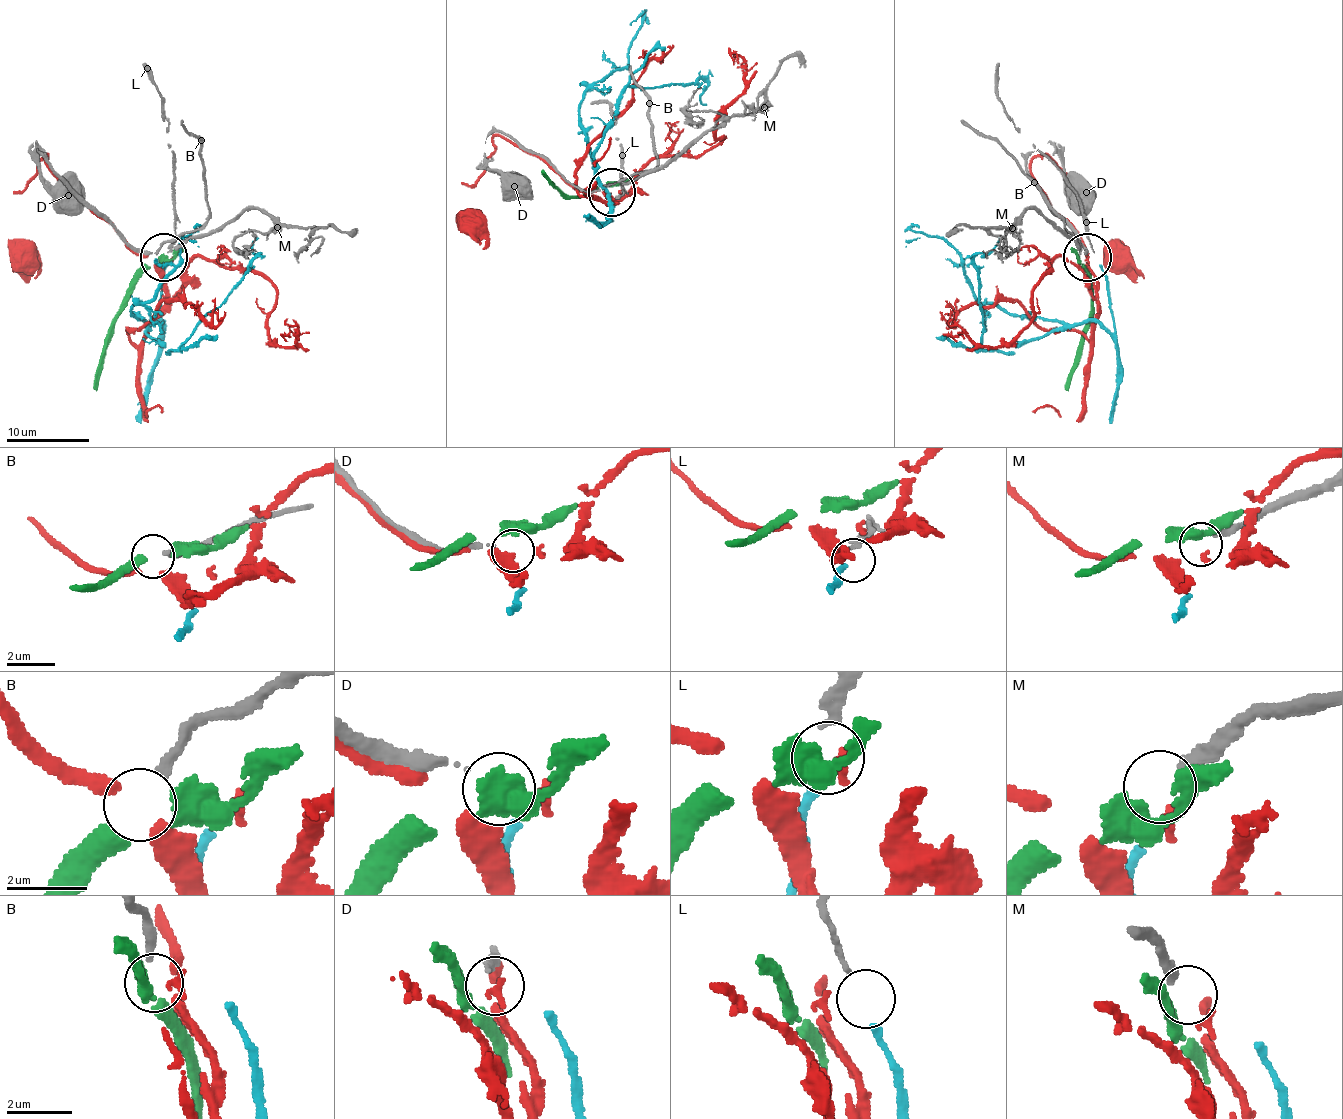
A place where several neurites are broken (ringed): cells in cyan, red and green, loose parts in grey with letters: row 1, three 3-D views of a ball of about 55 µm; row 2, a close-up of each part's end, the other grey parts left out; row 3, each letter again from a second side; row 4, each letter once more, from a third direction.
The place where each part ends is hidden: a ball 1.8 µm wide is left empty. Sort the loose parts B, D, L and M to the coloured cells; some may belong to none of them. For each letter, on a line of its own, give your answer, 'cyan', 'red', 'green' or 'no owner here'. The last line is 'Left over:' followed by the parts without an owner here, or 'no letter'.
B: green
D: no owner here
L: cyan
M: red
Left over: D

